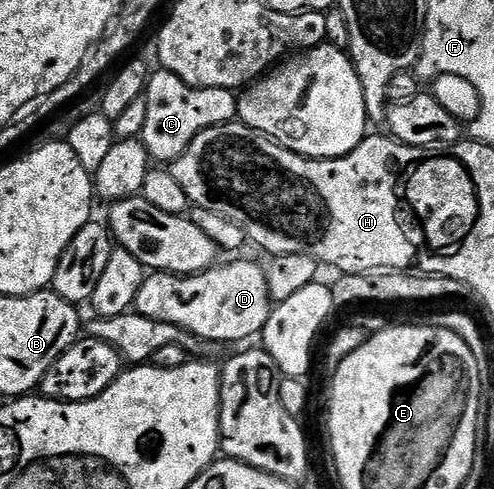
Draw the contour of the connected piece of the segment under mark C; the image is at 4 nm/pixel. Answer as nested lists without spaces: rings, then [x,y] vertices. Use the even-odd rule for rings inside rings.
[[[157,68],[149,75],[144,100],[147,120],[143,123],[140,141],[147,148],[150,159],[157,164],[172,164],[207,128],[222,126],[237,118],[238,95],[223,88],[203,88],[187,84],[175,72]]]

